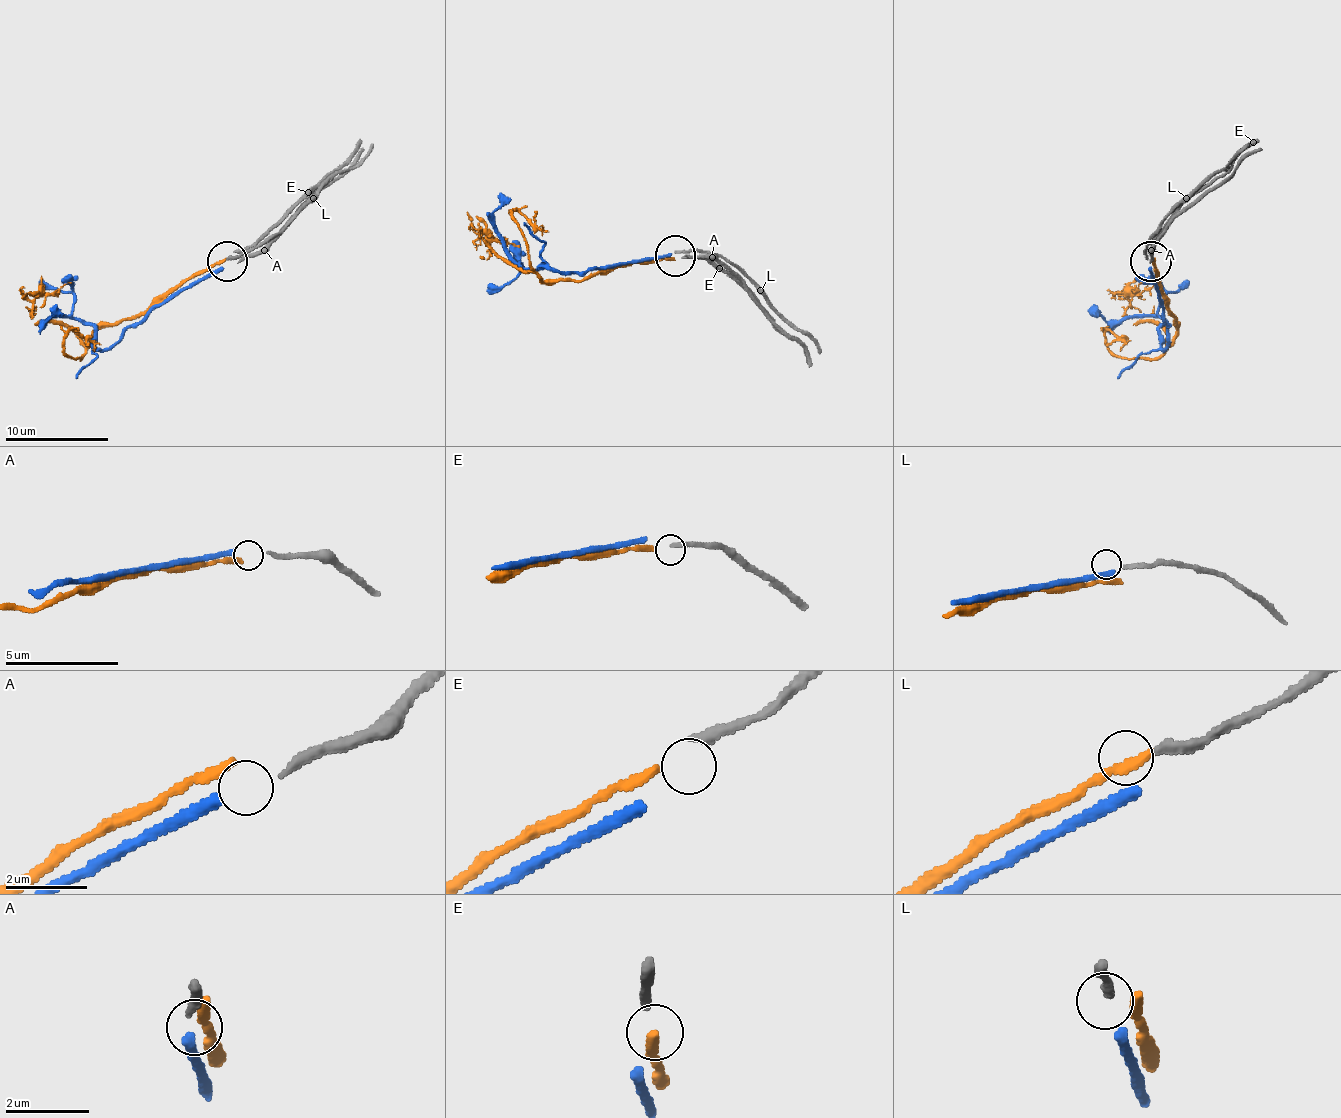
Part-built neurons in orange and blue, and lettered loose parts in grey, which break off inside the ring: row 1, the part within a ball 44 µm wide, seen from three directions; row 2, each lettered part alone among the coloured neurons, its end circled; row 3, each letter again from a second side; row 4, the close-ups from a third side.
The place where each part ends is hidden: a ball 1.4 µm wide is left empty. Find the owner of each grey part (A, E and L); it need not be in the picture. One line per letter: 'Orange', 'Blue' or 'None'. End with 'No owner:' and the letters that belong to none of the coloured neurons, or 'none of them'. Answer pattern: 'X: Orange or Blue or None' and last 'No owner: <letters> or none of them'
A: Blue
E: Orange
L: None
No owner: L

